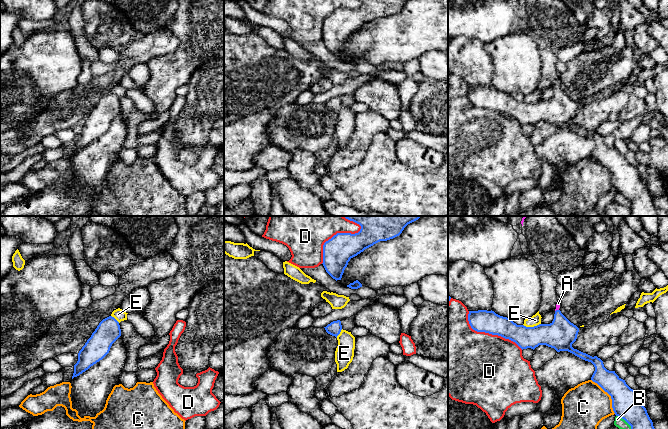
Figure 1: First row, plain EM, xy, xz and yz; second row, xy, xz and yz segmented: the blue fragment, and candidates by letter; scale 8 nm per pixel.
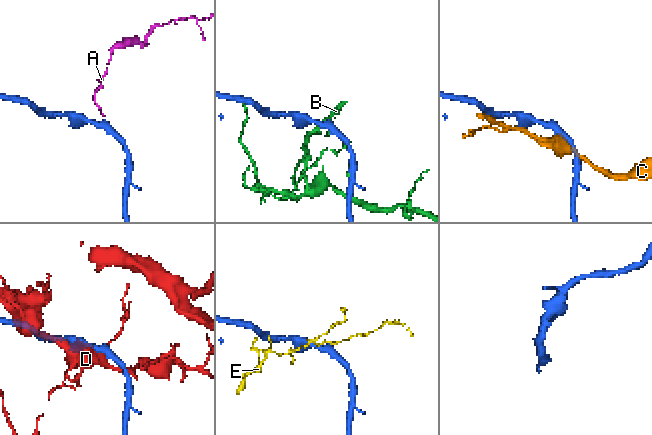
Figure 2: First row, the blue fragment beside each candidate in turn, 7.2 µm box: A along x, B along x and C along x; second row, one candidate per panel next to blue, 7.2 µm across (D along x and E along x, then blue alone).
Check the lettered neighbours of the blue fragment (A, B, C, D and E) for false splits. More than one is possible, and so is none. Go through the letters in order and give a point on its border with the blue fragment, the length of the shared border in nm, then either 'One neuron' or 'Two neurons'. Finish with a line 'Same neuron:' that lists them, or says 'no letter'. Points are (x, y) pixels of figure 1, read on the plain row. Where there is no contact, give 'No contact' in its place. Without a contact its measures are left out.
A: Touches blue at yz (556, 86). Shared border 40 nm. One neuron
B: Touches blue at yz (626, 197). Shared border 180 nm. Two neurons
C: Touches blue at yz (609, 170). Shared border 340 nm. Two neurons
D: Touches blue at yz (489, 109). Shared border 550 nm. Two neurons
E: Touches blue at yz (531, 103). Shared border 140 nm. Two neurons
Same neuron: A

